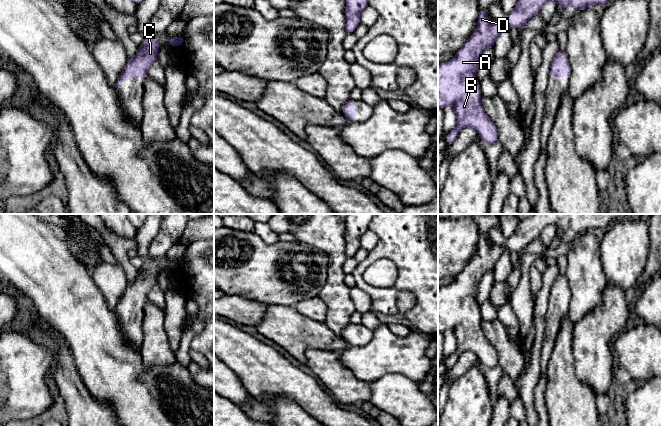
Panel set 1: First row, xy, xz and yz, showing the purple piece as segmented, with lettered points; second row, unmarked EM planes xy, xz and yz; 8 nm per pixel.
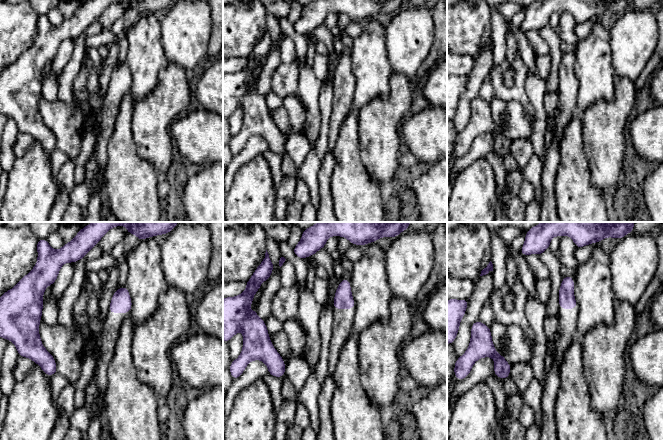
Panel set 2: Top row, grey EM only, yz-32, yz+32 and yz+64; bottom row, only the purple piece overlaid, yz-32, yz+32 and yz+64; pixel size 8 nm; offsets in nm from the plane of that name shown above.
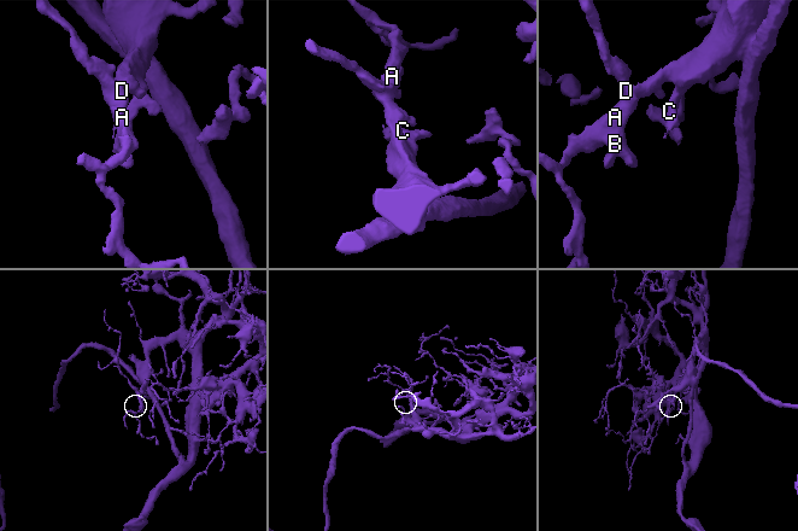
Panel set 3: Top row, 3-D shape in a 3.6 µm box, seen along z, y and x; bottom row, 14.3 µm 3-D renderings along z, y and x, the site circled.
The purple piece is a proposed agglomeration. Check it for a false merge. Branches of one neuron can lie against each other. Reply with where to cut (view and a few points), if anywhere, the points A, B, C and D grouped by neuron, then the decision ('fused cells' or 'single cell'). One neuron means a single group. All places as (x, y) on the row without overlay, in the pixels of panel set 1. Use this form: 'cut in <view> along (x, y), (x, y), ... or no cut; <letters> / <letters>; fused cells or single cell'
no cut; A B C D; single cell

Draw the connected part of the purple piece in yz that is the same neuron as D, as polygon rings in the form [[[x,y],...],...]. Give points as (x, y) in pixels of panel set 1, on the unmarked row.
[[[533,214],[520,220],[514,233],[505,238],[503,245],[490,245],[486,233],[480,232],[478,247],[474,257],[468,265],[457,274],[456,280],[438,288],[438,331],[452,330],[456,336],[455,352],[446,360],[446,367],[450,370],[456,364],[459,356],[470,351],[475,353],[482,367],[494,368],[498,366],[498,355],[492,344],[485,338],[481,328],[481,312],[476,302],[478,285],[488,271],[494,271],[497,261],[507,252],[521,253],[529,243],[538,239],[542,230],[548,225],[556,225],[562,232],[573,230],[577,235],[593,231],[597,228],[609,228],[624,214]]]

